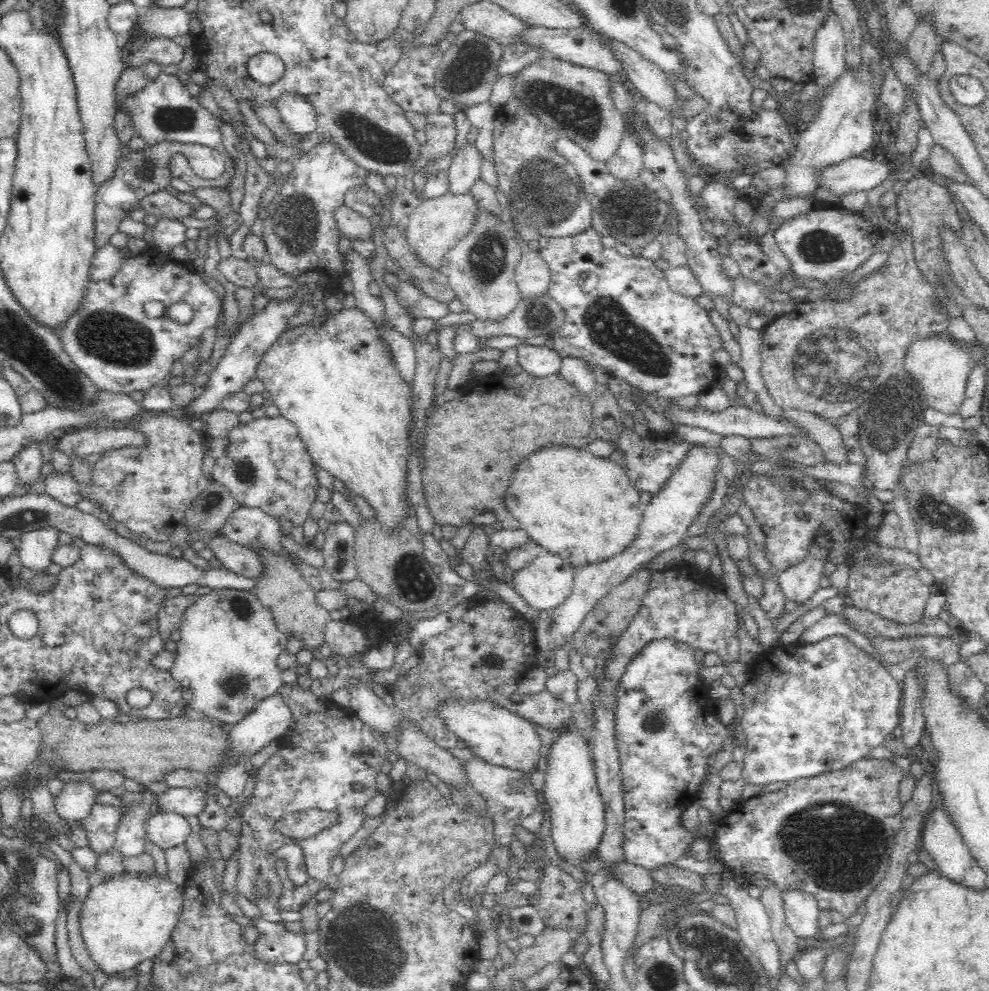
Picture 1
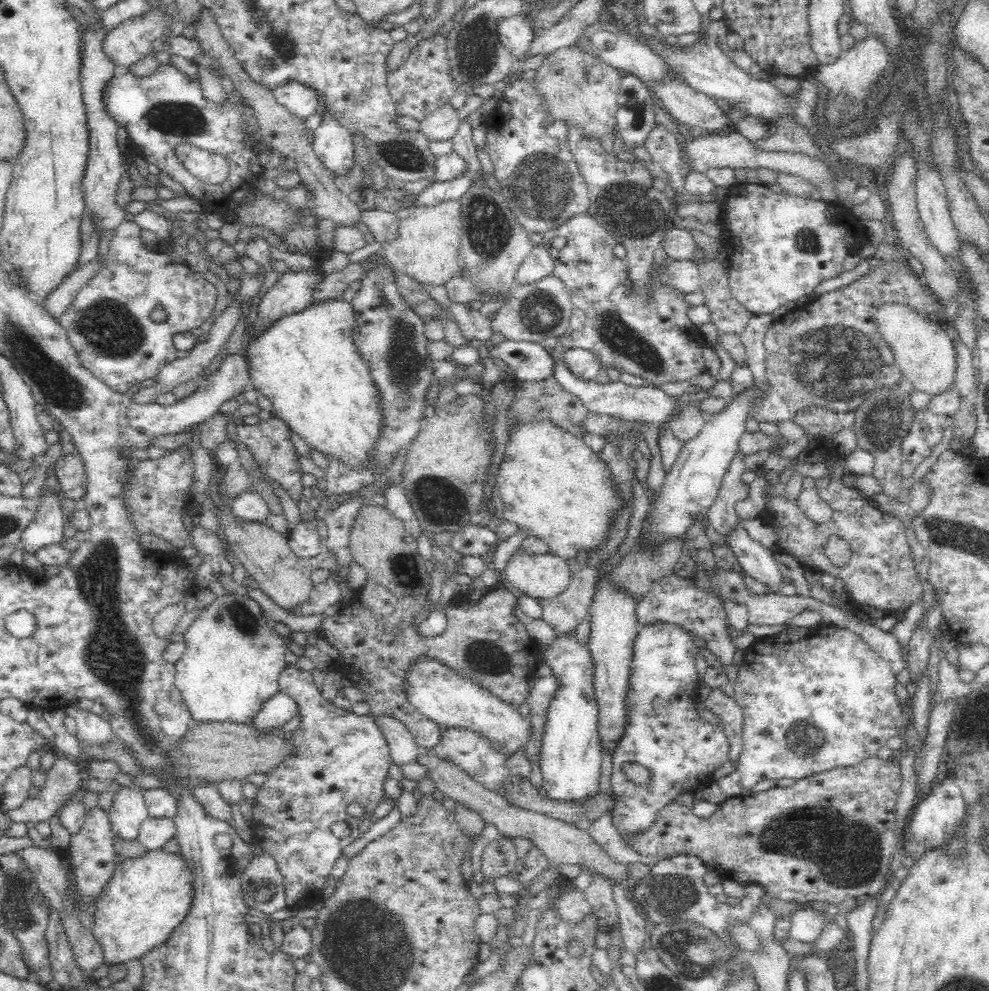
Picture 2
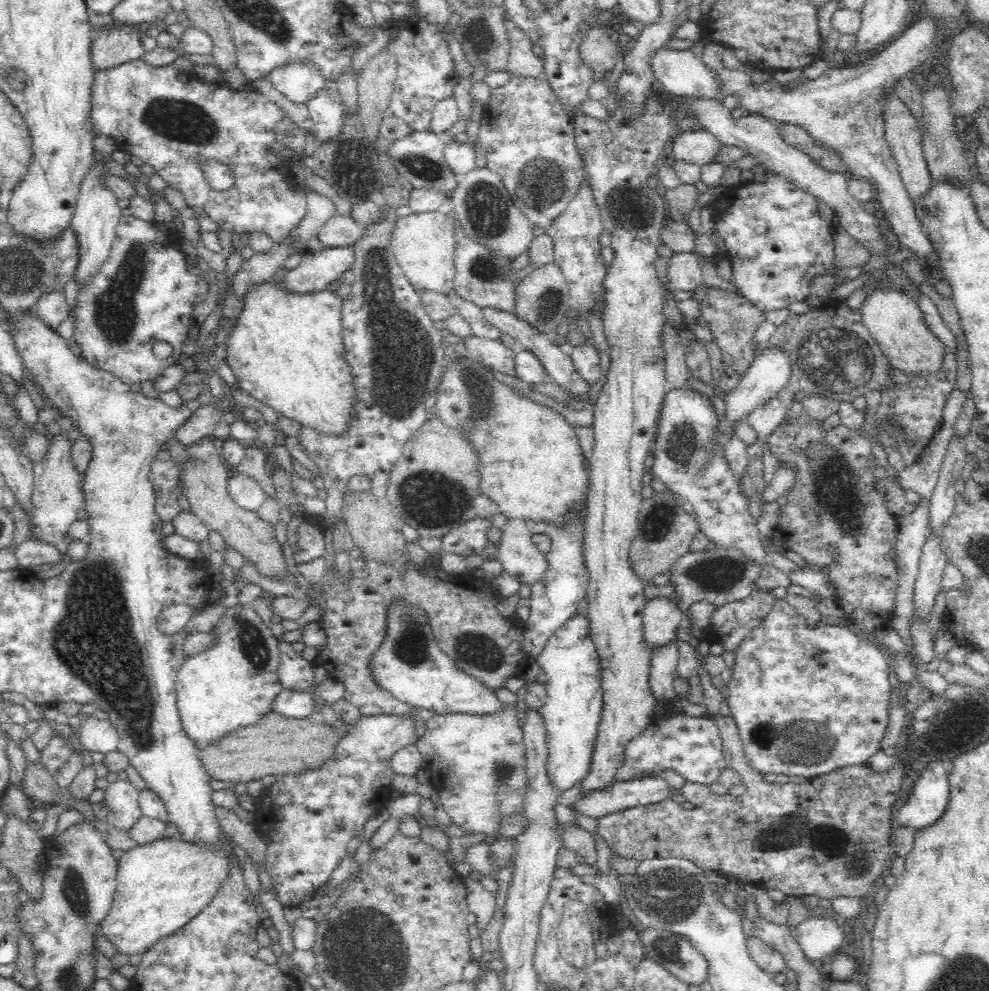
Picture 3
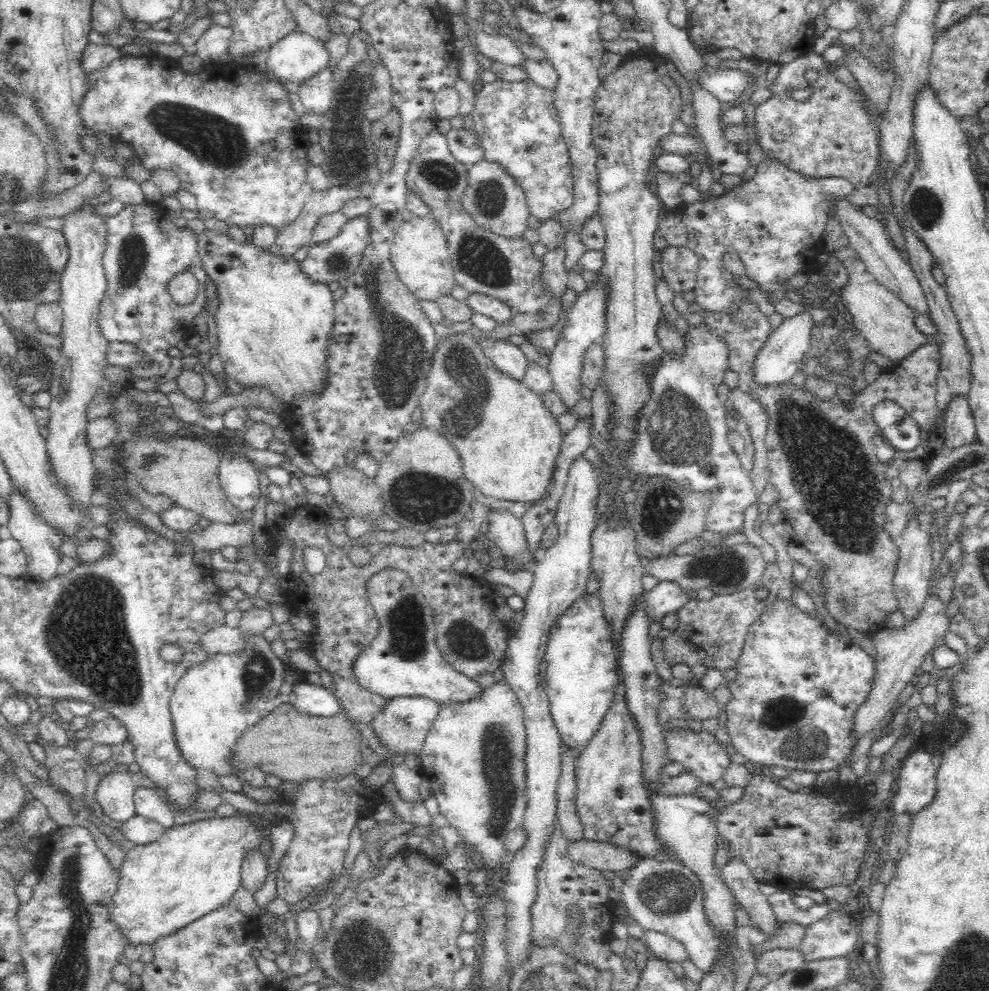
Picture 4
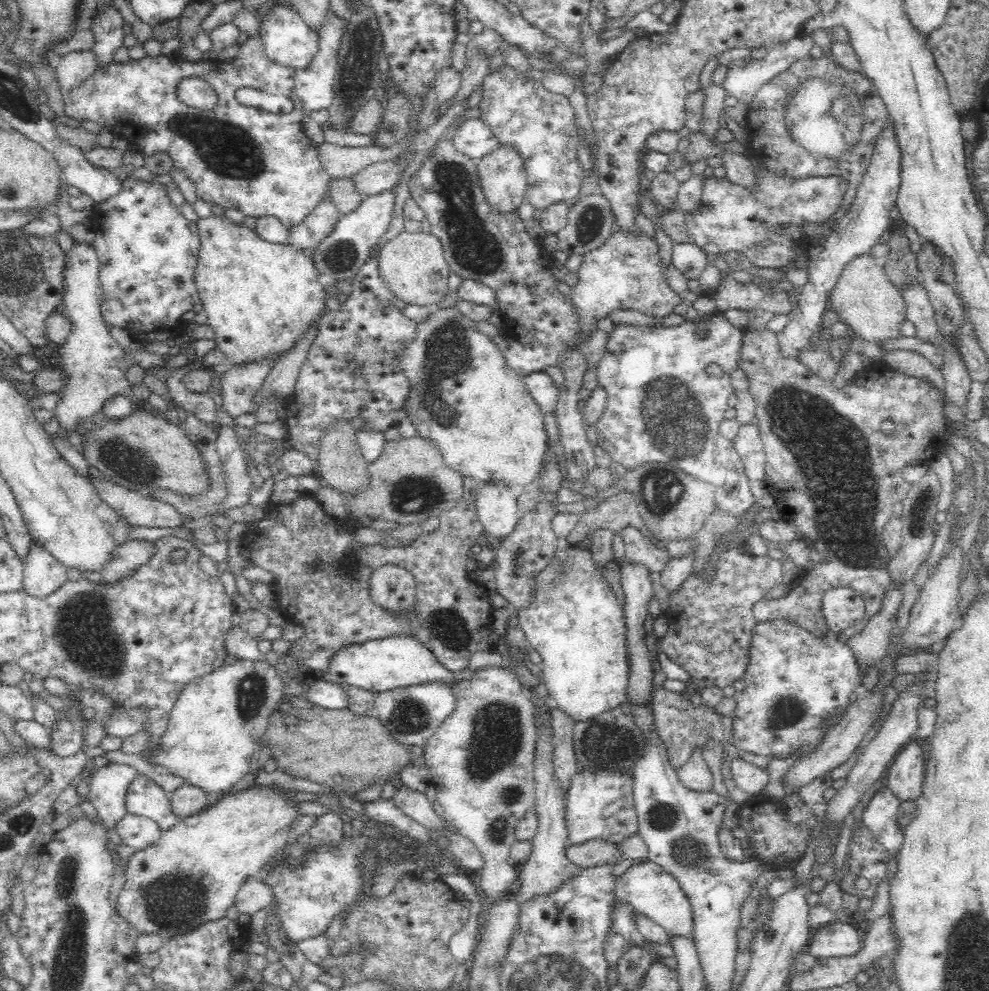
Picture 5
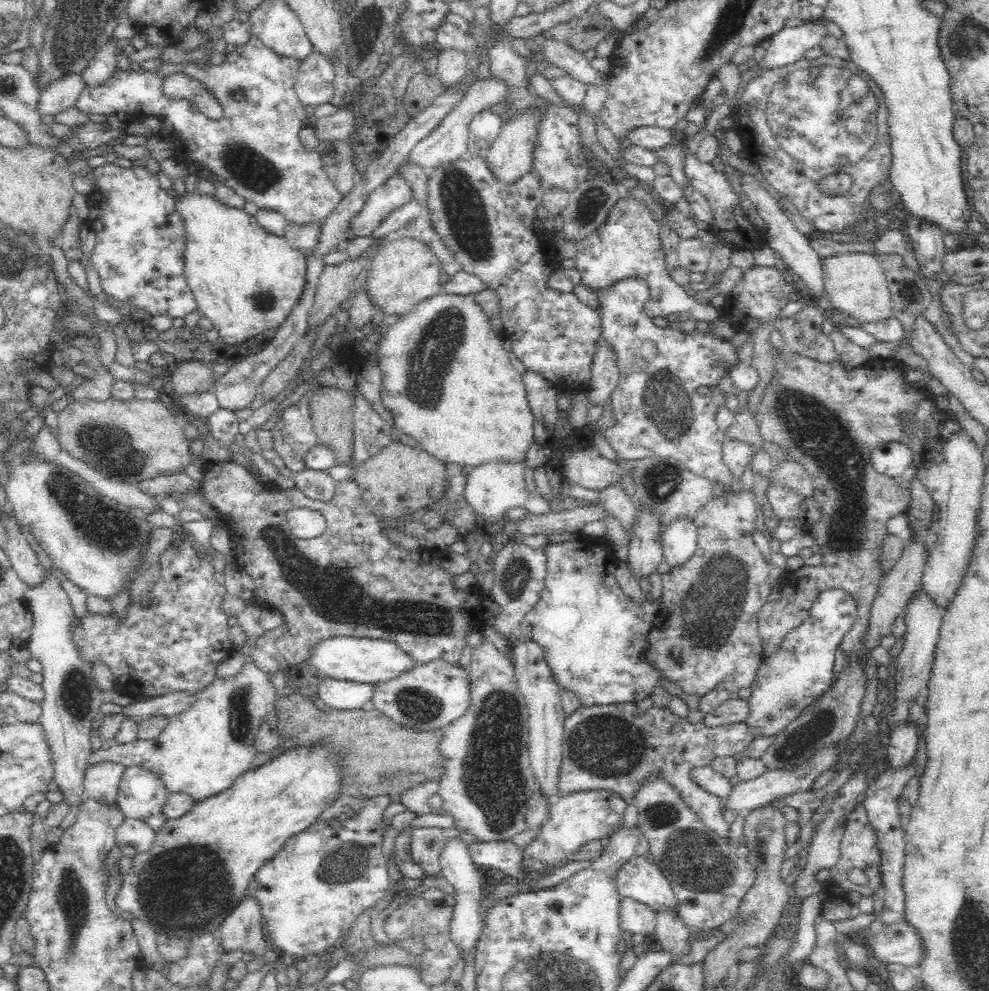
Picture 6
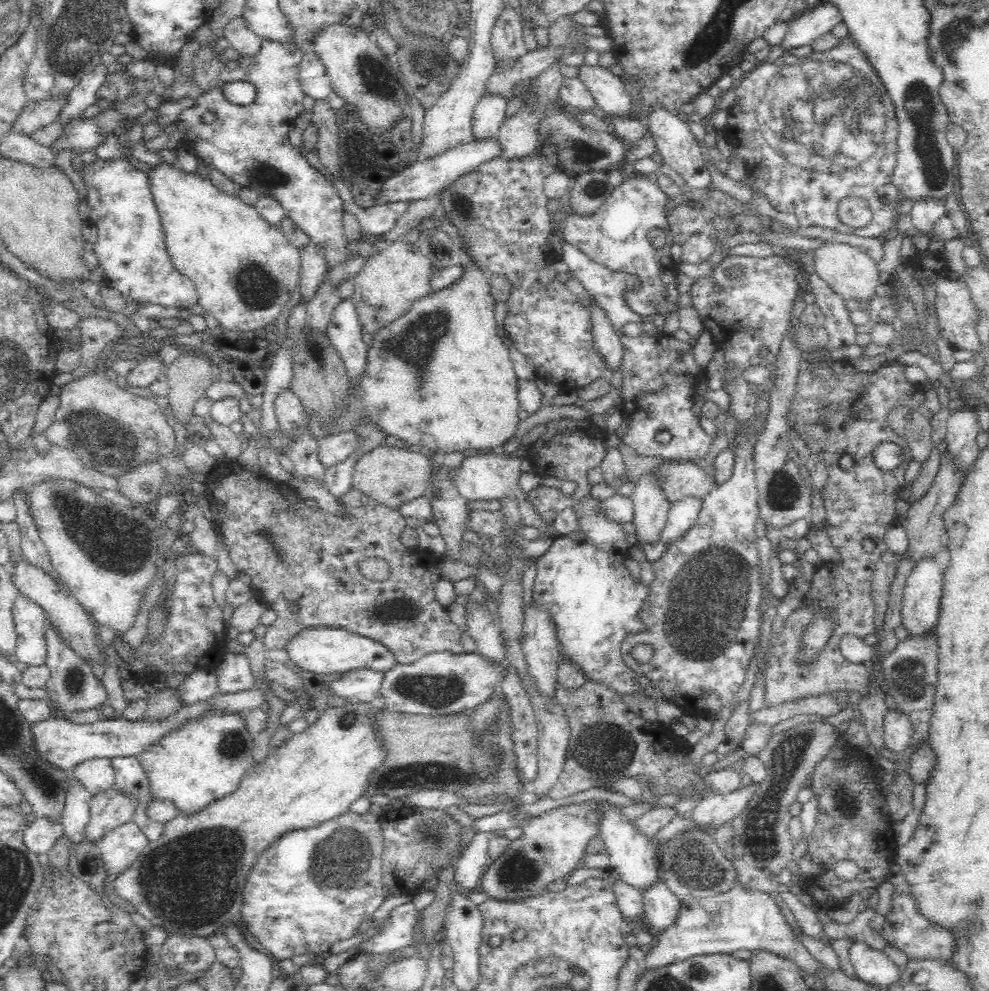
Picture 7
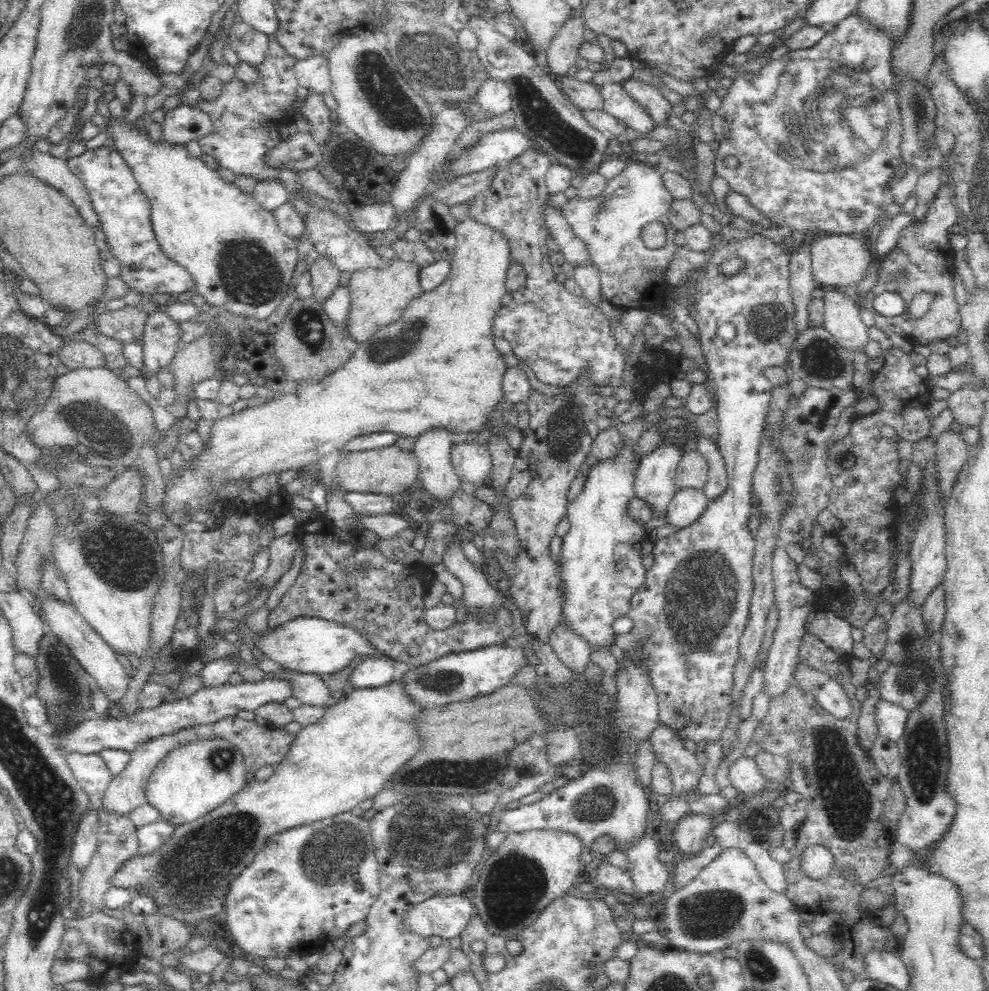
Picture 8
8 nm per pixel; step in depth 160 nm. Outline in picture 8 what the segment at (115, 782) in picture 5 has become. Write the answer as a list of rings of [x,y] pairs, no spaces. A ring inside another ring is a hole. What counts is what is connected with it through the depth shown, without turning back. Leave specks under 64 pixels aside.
[[[72,754],[66,757],[66,760],[74,778],[86,791],[89,802],[98,809],[104,791],[114,777],[107,763],[96,754]]]

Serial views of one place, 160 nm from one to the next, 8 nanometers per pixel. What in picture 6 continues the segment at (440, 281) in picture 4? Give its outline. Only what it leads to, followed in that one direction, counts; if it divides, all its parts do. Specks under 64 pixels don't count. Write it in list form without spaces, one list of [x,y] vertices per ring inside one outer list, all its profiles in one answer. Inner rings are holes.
[[[393,236],[391,239],[386,239],[384,244],[377,250],[377,253],[368,262],[370,270],[367,273],[366,291],[372,304],[383,310],[386,316],[404,315],[412,310],[416,304],[424,302],[440,293],[440,279],[443,277],[442,262],[438,259],[438,255],[430,248],[429,243],[416,238]]]

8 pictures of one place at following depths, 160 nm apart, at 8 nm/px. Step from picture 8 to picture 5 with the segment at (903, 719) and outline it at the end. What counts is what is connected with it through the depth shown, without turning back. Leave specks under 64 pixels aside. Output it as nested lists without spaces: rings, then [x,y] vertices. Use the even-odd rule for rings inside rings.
[[[908,742],[889,766],[884,784],[901,803],[922,798],[927,759],[918,743]]]

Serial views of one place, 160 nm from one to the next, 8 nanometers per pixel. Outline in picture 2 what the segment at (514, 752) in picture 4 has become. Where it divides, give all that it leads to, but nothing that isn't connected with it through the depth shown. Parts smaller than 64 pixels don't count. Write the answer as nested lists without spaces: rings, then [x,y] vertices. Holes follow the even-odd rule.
[[[457,728],[442,729],[442,744],[433,750],[439,758],[450,760],[466,770],[474,780],[482,783],[486,788],[497,792],[499,782],[509,777],[512,772],[507,770],[508,757],[500,755],[489,745],[490,740],[484,740],[471,732],[464,732]]]

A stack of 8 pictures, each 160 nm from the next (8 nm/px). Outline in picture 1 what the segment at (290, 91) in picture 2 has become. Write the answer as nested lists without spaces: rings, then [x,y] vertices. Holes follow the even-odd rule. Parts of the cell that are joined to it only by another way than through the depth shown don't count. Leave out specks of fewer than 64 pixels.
[[[282,94],[275,104],[281,121],[290,132],[306,139],[306,135],[318,131],[317,116],[313,106],[306,102],[304,96]]]

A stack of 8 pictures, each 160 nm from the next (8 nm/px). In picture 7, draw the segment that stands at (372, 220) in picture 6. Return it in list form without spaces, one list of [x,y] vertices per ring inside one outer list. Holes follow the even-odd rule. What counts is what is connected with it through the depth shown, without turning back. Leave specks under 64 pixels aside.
[[[498,140],[473,141],[472,143],[460,143],[428,160],[418,162],[398,173],[386,178],[384,184],[380,186],[380,192],[374,196],[376,203],[393,204],[396,202],[414,202],[421,199],[427,199],[428,196],[442,192],[448,184],[452,184],[454,180],[458,180],[464,173],[472,172],[479,168],[480,164],[484,164],[488,160],[499,156]]]

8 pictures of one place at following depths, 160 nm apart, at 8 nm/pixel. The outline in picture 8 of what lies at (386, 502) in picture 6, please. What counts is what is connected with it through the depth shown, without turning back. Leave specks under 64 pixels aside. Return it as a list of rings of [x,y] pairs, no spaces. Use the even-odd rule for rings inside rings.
[[[396,444],[364,452],[342,454],[333,473],[334,479],[349,492],[368,492],[396,497],[420,481],[418,457]]]

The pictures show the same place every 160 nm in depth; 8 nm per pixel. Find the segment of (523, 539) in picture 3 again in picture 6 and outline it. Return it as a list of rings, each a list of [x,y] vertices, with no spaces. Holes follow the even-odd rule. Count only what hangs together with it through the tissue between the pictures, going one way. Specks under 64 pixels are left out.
[[[484,464],[470,470],[466,484],[466,501],[474,507],[481,522],[502,524],[508,521],[506,512],[510,508],[523,508],[531,514],[546,514],[550,512],[550,502],[538,493],[531,493],[524,483],[524,464]]]

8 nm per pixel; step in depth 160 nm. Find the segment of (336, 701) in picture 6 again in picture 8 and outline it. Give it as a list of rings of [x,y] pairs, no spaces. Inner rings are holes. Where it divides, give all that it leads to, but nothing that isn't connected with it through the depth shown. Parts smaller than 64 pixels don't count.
[[[386,656],[366,657],[347,678],[354,689],[378,689],[395,680],[394,663]]]

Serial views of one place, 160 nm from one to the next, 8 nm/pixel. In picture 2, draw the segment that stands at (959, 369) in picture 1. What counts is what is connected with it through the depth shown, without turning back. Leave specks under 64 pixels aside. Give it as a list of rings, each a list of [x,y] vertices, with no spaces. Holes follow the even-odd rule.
[[[886,304],[876,312],[876,321],[882,335],[893,348],[894,358],[901,374],[913,385],[916,392],[940,396],[955,386],[956,343],[954,334],[943,323],[924,320],[911,308],[901,304]]]

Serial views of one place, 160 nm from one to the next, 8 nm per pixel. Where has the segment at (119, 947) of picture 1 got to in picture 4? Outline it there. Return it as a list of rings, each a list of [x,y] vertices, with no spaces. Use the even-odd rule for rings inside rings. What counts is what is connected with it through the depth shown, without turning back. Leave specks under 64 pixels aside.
[[[236,812],[230,817],[202,819],[182,826],[172,826],[150,844],[134,845],[125,852],[119,868],[119,881],[108,908],[110,922],[132,946],[148,946],[157,938],[174,934],[179,928],[220,908],[233,898],[241,885],[241,860],[246,849],[258,847],[260,833],[248,816]]]

